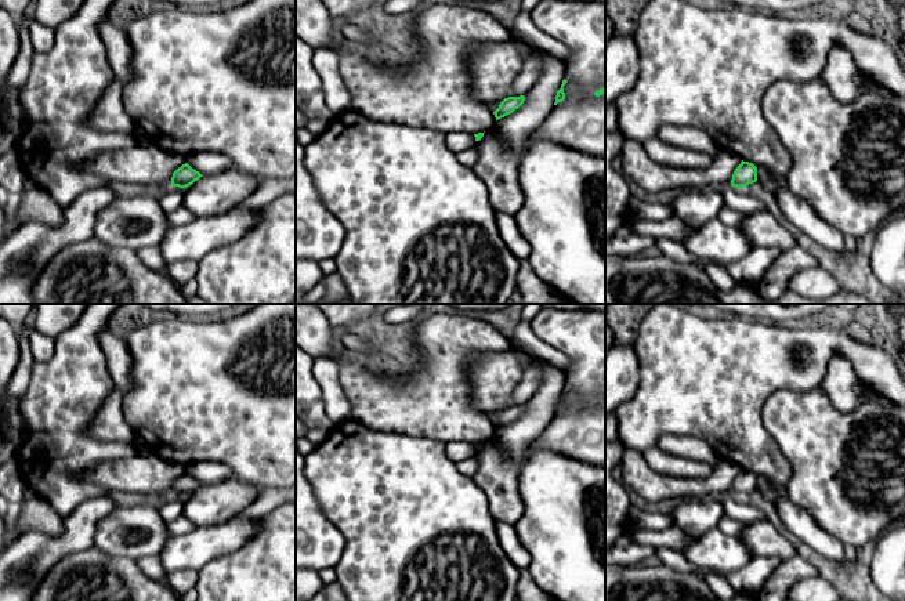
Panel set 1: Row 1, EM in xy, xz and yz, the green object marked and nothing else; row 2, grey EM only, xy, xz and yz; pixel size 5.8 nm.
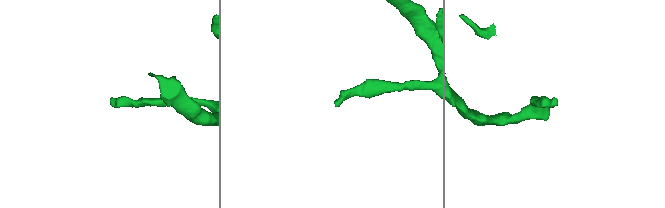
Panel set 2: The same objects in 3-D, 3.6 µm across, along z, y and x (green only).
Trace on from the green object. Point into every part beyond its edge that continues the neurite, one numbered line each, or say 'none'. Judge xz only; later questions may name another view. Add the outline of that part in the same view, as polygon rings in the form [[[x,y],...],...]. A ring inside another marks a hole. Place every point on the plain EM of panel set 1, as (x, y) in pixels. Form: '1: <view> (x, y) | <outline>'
none

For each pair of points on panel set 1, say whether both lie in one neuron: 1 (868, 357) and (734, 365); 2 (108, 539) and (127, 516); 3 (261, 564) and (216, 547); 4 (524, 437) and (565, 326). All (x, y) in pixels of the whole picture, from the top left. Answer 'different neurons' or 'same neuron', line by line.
1: same neuron
2: same neuron
3: different neurons
4: different neurons

